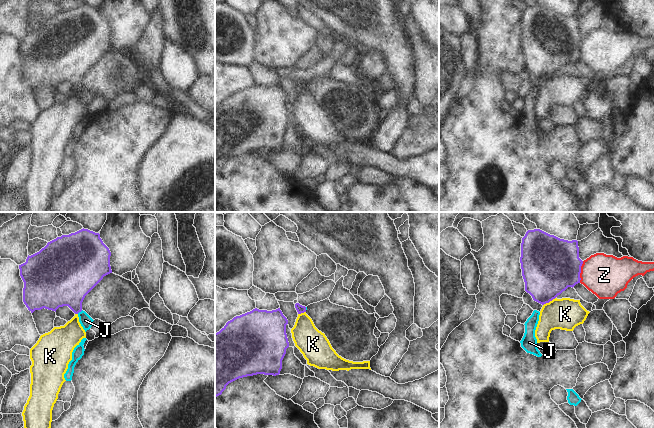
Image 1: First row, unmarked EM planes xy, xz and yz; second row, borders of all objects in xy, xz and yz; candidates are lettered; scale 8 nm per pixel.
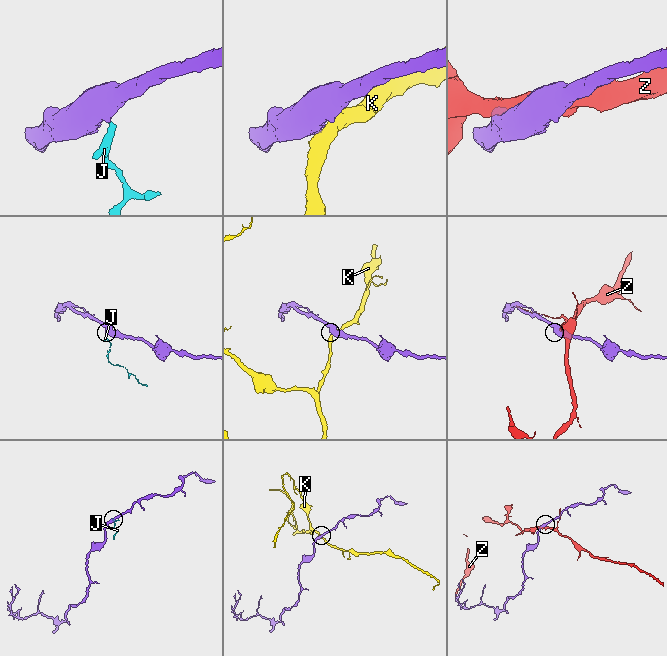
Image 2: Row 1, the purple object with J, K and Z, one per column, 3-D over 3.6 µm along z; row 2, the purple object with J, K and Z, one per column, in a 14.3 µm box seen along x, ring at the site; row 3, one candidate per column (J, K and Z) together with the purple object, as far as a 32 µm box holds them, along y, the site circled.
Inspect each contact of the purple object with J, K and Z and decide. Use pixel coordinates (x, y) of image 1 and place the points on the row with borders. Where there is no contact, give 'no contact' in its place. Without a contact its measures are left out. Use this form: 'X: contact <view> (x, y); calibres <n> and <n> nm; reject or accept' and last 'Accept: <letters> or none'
J: contact xy (79, 311); calibres 360 and 100 nm; accept
K: contact yz (549, 301); calibres 420 and 260 nm; reject
Z: contact yz (580, 272); calibres 460 and 340 nm; reject
Accept: J

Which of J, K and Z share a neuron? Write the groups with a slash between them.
J / K / Z

